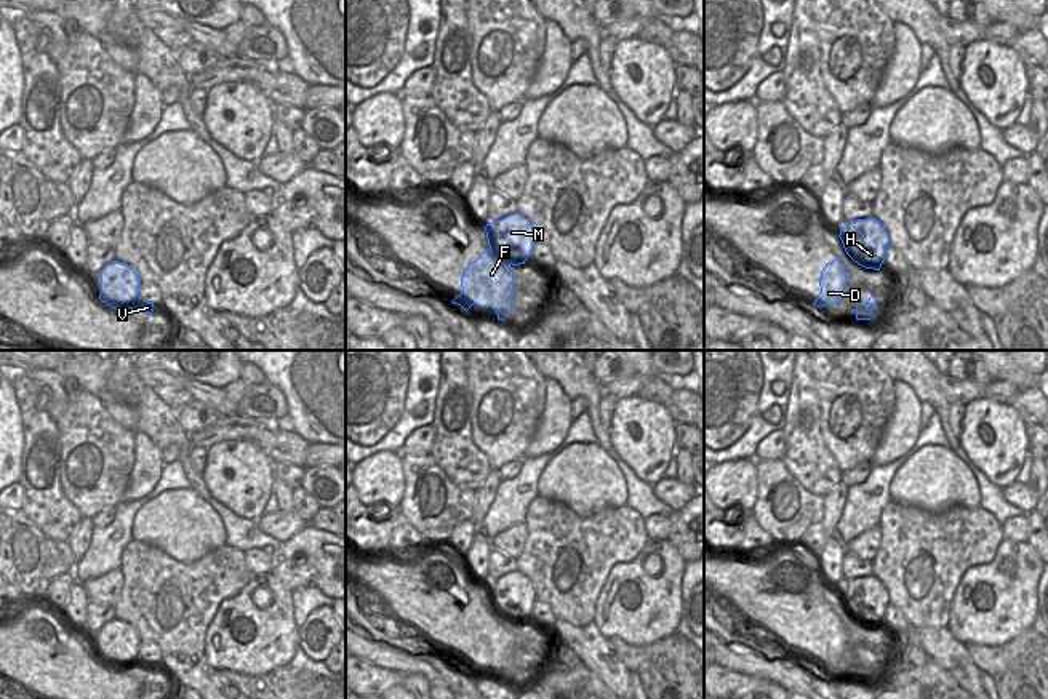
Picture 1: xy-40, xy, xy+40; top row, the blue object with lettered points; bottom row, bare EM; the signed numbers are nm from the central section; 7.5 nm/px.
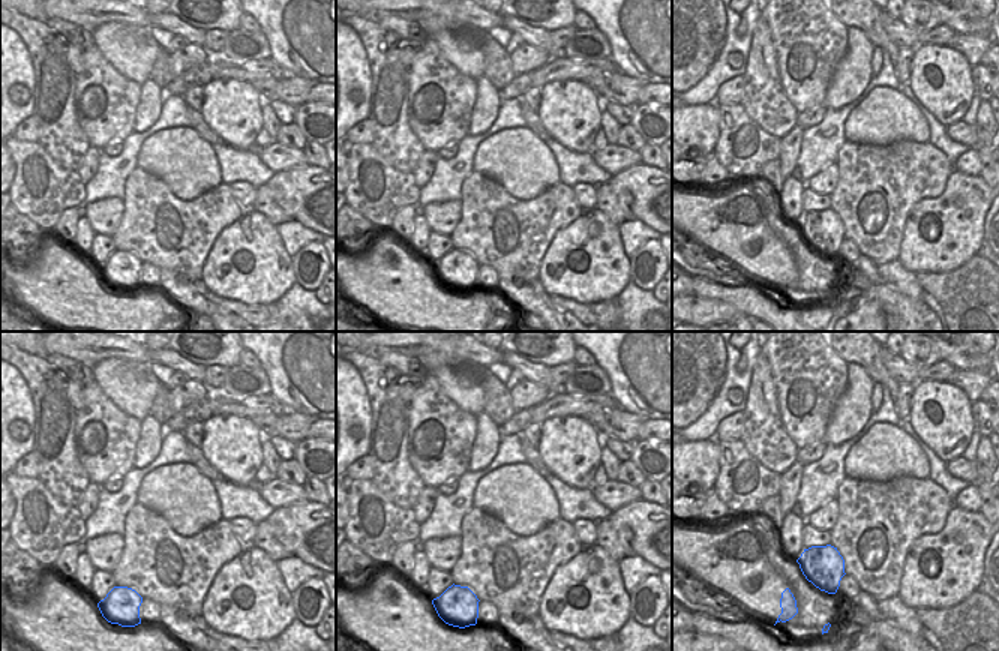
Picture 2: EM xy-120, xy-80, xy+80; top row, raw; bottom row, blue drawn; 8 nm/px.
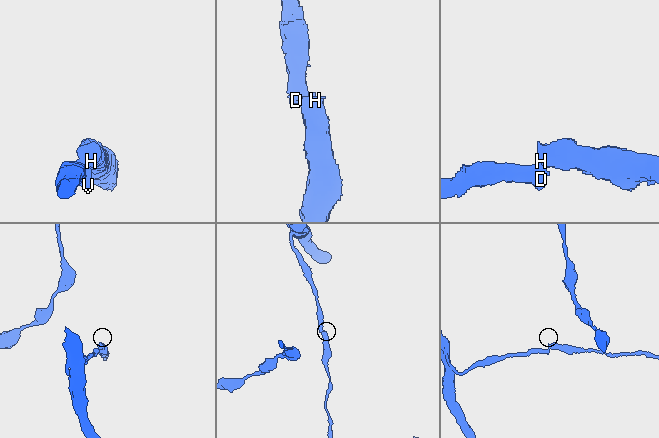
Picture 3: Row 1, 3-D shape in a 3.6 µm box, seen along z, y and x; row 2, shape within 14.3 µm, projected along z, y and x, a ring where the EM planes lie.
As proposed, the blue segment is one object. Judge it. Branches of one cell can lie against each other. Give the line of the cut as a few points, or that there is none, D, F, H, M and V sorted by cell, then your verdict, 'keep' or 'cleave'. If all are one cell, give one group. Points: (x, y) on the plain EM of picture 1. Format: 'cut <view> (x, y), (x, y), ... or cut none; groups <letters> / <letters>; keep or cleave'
cut none; groups D F H M V; keep

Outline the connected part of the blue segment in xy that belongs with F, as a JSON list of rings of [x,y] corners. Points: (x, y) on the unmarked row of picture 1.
[[[520,571],[493,579],[485,585],[490,606],[469,621],[461,635],[462,651],[451,661],[466,670],[474,664],[491,665],[498,678],[512,670],[512,624],[525,622],[536,601],[531,581]]]

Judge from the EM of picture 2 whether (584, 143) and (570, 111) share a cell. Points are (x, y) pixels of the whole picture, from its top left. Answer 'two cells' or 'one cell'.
one cell

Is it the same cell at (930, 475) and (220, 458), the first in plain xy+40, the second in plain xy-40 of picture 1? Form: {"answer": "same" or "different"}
{"answer": "same"}

